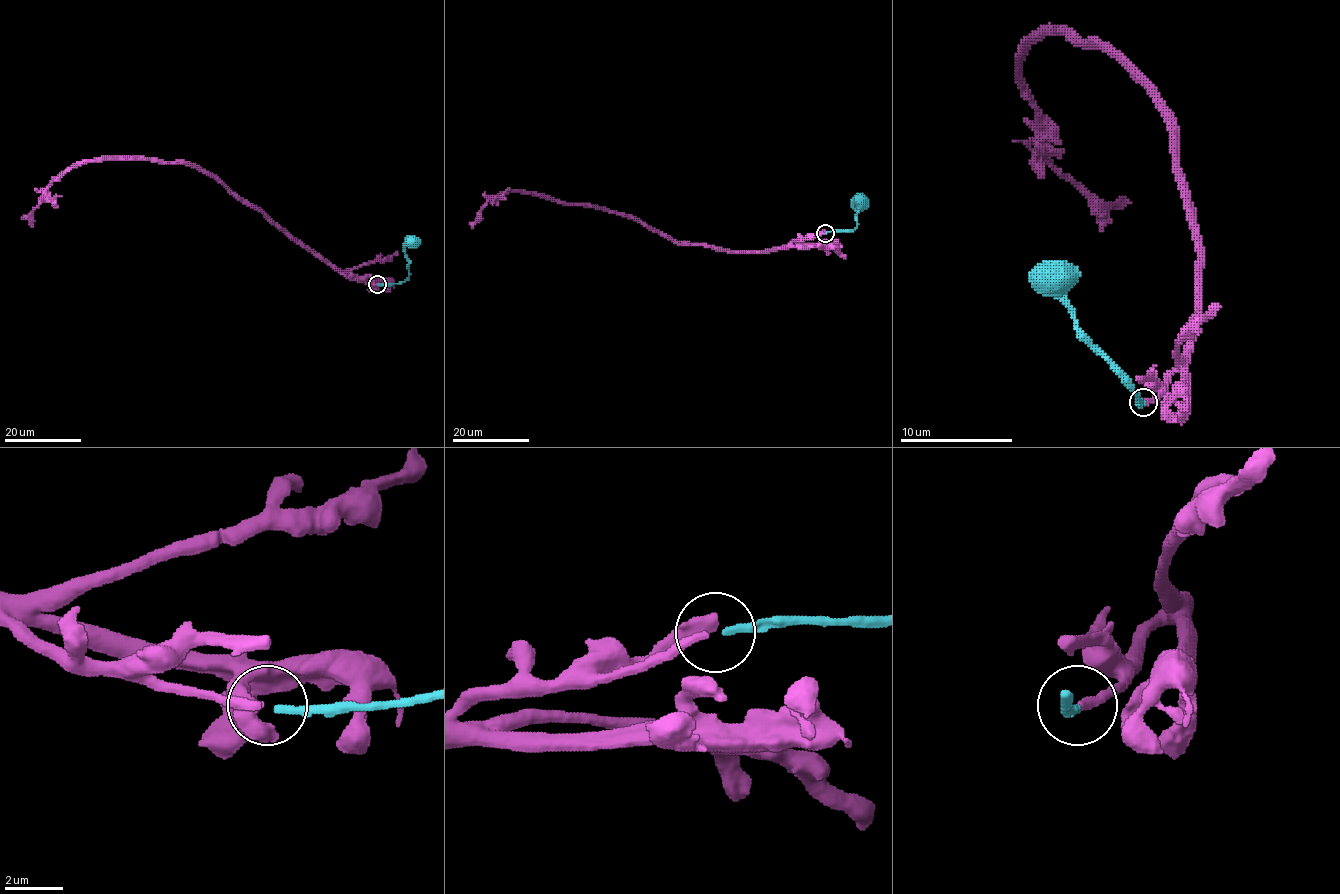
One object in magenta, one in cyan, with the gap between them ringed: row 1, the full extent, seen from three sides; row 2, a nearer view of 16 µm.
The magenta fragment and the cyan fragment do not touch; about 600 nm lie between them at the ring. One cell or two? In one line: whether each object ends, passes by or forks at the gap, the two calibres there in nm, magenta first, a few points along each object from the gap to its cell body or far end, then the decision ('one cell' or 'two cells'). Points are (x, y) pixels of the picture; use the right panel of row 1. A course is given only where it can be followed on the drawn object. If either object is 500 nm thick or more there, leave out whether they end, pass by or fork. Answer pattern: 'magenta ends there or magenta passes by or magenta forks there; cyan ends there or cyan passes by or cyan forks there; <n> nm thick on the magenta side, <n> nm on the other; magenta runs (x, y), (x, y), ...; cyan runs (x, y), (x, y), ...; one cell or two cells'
magenta ends there; cyan ends there; 280 nm thick on the magenta side, 280 nm on the other; magenta runs (1145, 402), (1195, 318), (1175, 124), (1102, 45), (1044, 34), (1021, 54), (1035, 146), (1100, 200), (1131, 202); cyan runs (1142, 402), (1122, 374), (1083, 332), (1074, 315), (1049, 289), (1038, 284), (1049, 273); one cell

